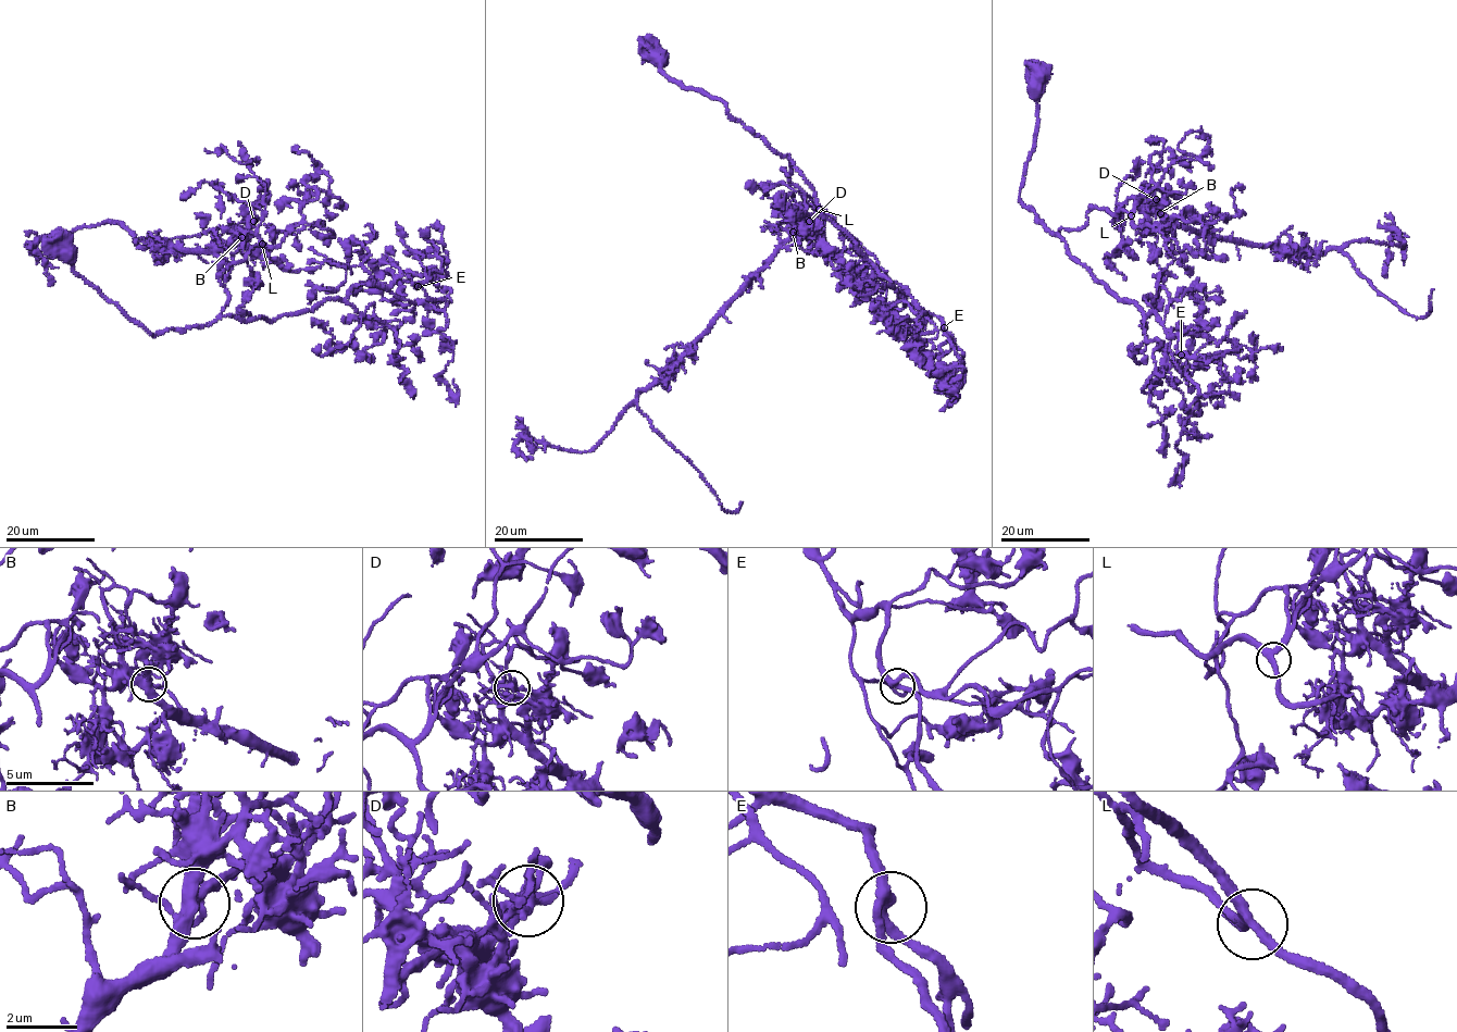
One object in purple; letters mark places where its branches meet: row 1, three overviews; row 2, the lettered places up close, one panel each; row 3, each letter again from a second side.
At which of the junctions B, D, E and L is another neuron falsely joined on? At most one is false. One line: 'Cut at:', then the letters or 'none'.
Cut at: D

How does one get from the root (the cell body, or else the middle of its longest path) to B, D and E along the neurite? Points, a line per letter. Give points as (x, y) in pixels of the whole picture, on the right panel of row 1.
B: (1042, 74), (1023, 203), (1054, 235), (1061, 228), (1082, 228), (1092, 209), (1115, 213), (1143, 194), (1160, 213)
D: (1042, 74), (1019, 198), (1037, 220), (1054, 235), (1143, 194), (1159, 212), (1156, 199)
E: (1042, 74), (1019, 198), (1096, 281), (1146, 316), (1155, 312), (1168, 336), (1178, 335), (1181, 355)

